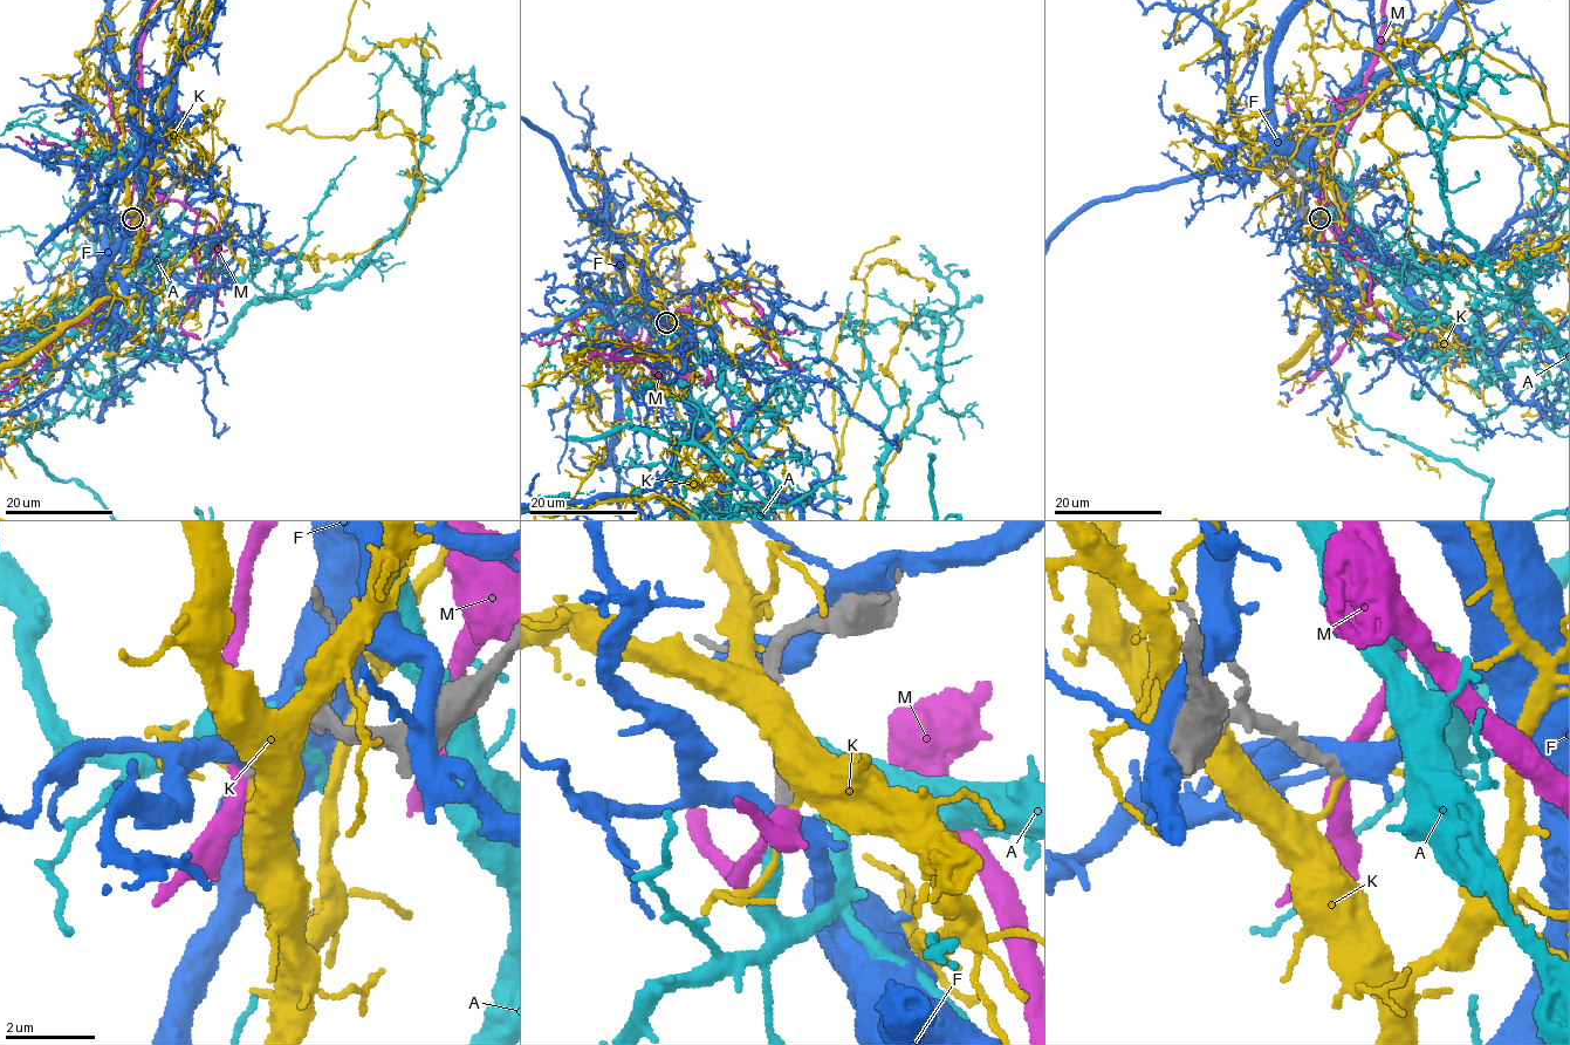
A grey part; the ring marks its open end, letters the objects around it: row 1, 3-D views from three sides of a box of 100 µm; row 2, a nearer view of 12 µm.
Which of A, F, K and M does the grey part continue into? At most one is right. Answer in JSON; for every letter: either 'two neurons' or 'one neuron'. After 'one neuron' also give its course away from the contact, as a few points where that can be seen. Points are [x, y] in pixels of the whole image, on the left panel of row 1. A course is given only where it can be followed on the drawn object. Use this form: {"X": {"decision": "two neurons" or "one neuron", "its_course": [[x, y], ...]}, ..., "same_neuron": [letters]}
{"A": {"decision": "one neuron"}, "F": {"decision": "two neurons"}, "K": {"decision": "two neurons"}, "M": {"decision": "two neurons"}, "same_neuron": ["A"]}

